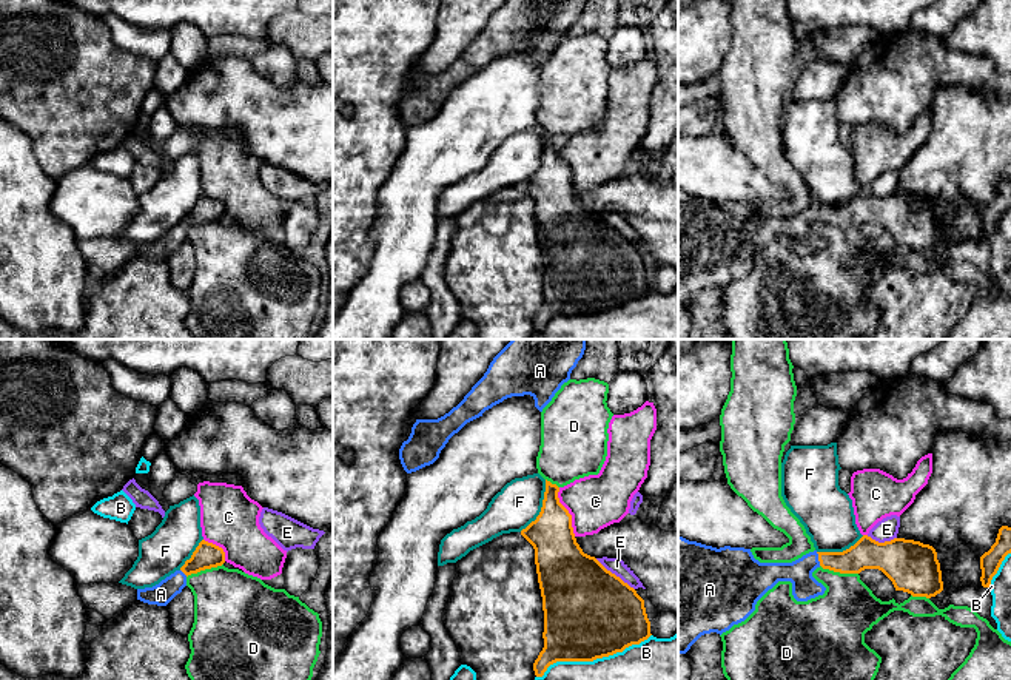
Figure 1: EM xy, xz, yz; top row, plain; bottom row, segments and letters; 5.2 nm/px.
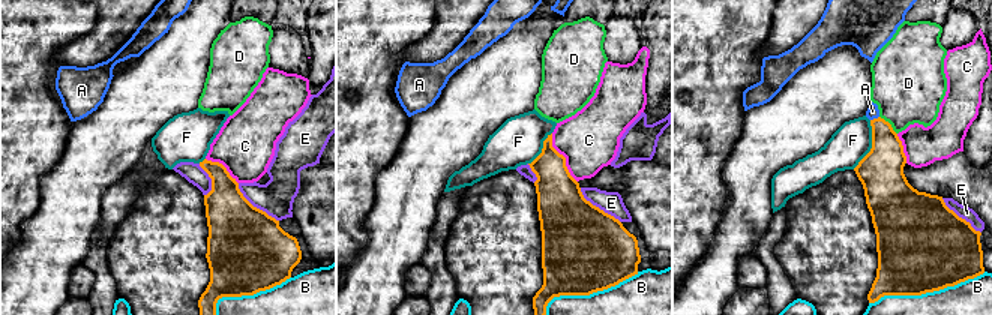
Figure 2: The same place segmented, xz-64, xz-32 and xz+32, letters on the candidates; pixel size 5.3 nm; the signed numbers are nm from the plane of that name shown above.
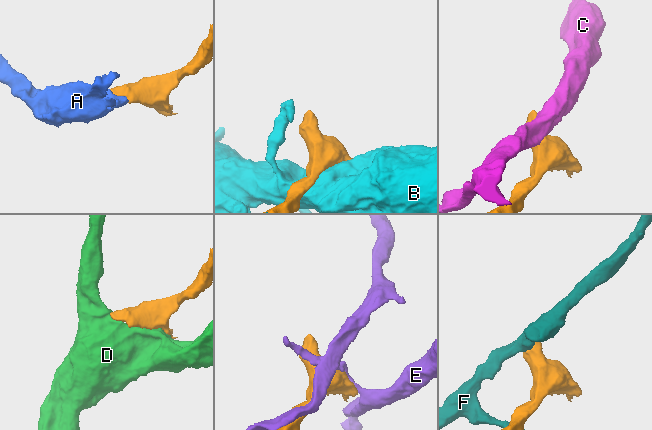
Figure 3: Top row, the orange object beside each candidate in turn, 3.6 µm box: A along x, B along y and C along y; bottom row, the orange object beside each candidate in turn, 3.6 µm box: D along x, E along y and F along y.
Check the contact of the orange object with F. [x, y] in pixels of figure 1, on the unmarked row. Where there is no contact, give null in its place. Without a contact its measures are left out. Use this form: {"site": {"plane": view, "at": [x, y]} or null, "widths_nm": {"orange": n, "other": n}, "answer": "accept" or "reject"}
{"site": {"plane": "xz", "at": [541, 162]}, "widths_nm": {"orange": 240, "other": 240}, "answer": "reject"}

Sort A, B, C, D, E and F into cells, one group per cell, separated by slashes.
A / B / C / D / E / F

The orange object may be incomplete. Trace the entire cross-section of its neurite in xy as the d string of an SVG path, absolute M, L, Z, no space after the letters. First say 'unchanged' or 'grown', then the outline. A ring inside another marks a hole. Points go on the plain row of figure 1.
grown; M202 194L191 213L179 225L153 242L137 244L137 254L148 259L166 261L186 241L188 230L222 220L223 217L223 204Z

